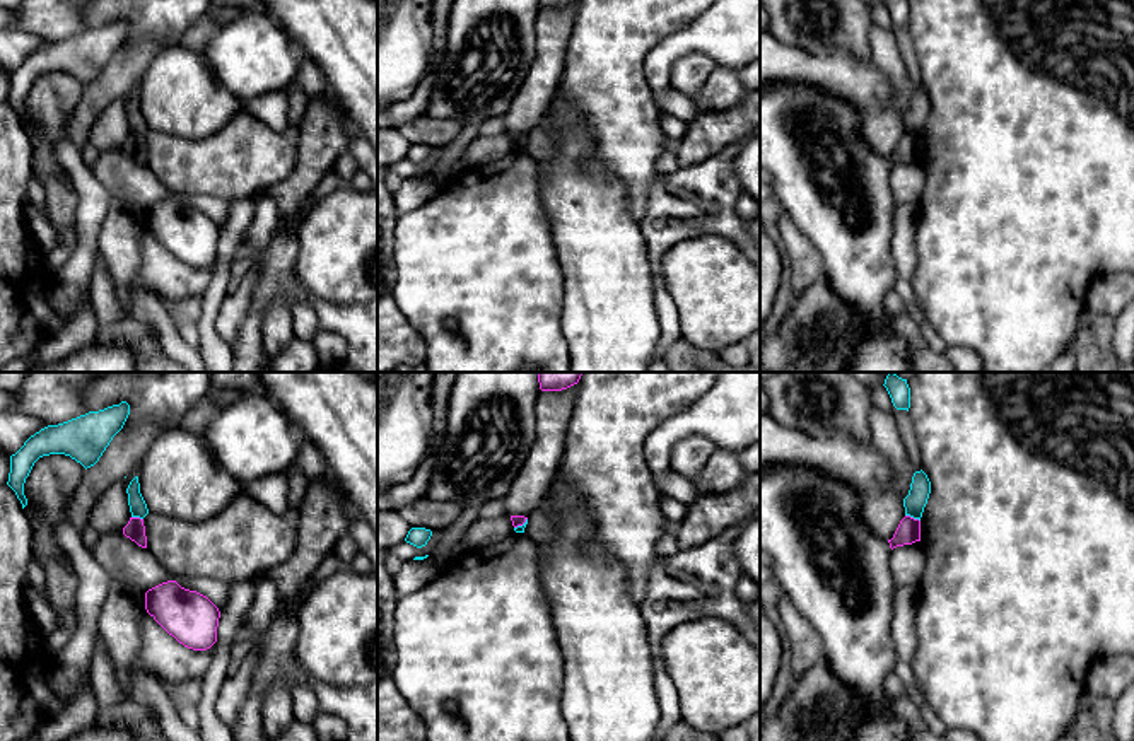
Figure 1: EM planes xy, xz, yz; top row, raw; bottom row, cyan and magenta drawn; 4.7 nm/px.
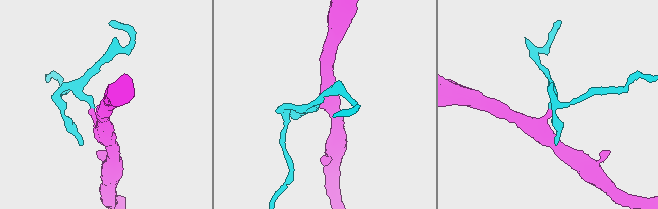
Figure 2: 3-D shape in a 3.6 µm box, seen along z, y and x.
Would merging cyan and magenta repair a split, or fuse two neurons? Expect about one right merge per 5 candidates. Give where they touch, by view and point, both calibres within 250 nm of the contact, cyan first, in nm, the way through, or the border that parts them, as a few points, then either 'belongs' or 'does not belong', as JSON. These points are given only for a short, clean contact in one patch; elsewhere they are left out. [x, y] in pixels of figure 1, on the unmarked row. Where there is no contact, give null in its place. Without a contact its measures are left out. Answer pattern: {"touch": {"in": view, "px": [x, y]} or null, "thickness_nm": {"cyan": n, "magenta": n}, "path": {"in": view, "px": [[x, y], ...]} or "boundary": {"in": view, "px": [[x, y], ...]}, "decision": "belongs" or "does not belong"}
{"touch": {"in": "yz", "px": [912, 134]}, "thickness_nm": {"cyan": 100, "magenta": 110}, "boundary": {"in": "yz", "px": [[906, 132], [919, 139]]}, "decision": "does not belong"}

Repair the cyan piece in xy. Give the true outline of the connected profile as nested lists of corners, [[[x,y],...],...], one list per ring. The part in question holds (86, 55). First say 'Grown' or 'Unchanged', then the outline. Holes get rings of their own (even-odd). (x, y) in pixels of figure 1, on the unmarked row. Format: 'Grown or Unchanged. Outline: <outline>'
Unchanged. Outline: [[[130,22],[108,24],[99,29],[89,29],[58,43],[48,43],[31,53],[24,63],[10,73],[10,90],[7,102],[27,123],[24,101],[34,80],[50,72],[65,72],[80,80],[85,87],[94,84],[113,55],[123,46],[130,32]]]

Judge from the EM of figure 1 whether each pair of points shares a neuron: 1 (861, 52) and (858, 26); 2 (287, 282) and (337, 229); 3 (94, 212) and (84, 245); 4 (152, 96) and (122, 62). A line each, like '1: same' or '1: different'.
1: same
2: different
3: same
4: different

